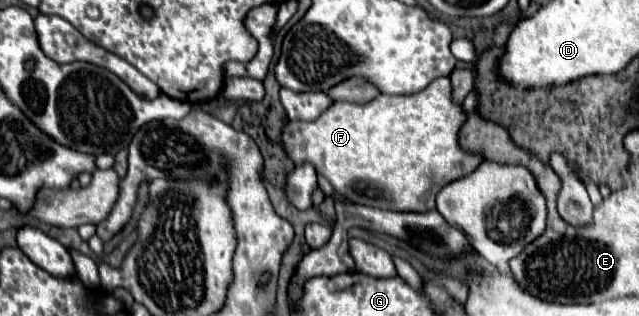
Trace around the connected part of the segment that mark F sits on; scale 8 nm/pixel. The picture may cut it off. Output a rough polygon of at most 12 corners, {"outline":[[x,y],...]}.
{"outline":[[449,78],[333,102],[281,144],[349,202],[435,208],[471,174]]}

